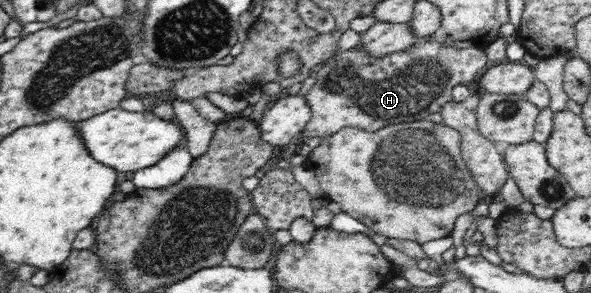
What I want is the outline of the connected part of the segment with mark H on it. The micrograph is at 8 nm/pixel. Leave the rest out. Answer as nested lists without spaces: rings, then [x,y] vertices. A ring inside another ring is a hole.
[[[436,40],[418,42],[408,50],[378,58],[368,55],[364,49],[342,52],[318,71],[315,76],[316,82],[304,96],[312,116],[300,134],[294,154],[300,154],[301,147],[308,145],[309,138],[323,139],[335,135],[341,128],[354,127],[366,132],[376,132],[391,124],[424,120],[430,114],[440,112],[444,104],[453,100],[452,88],[458,84],[463,85],[468,80],[477,79],[476,74],[488,64],[488,60],[486,52],[482,49],[444,47]]]

